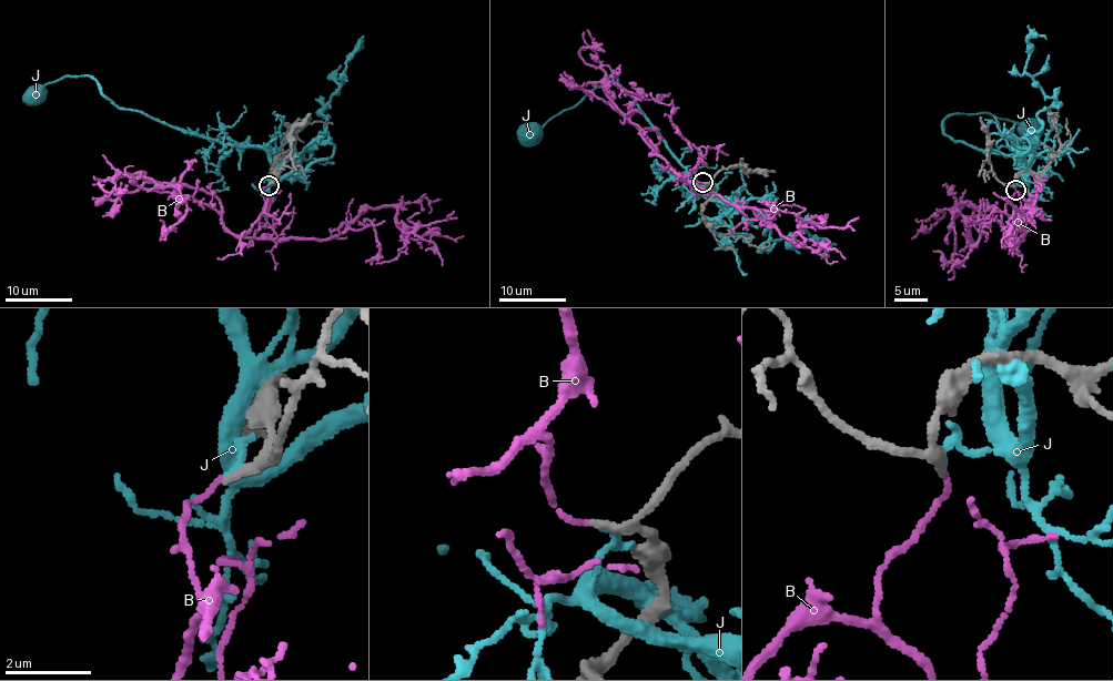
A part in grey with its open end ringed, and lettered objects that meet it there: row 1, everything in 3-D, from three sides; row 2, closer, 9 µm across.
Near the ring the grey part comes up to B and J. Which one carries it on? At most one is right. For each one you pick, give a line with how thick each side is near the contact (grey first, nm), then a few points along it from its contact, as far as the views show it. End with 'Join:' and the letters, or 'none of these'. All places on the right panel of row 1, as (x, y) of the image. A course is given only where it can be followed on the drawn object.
Join: none of these

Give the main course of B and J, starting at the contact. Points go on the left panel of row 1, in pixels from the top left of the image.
B: (269, 184), (251, 237), (235, 235), (195, 199), (138, 180), (176, 186), (186, 205), (164, 232), (160, 220)
J: (270, 184), (271, 156), (260, 146), (185, 133), (122, 110), (88, 74), (48, 82), (42, 98), (37, 94)

